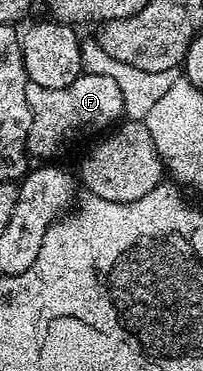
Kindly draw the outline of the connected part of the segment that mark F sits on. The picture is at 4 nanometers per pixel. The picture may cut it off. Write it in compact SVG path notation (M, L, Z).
M89 71L82 72L79 79L63 88L42 87L39 83L29 81L26 96L32 123L26 152L32 158L39 158L39 161L53 161L81 139L110 128L109 125L115 120L118 122L124 114L121 86L120 80L108 77L105 73Z

